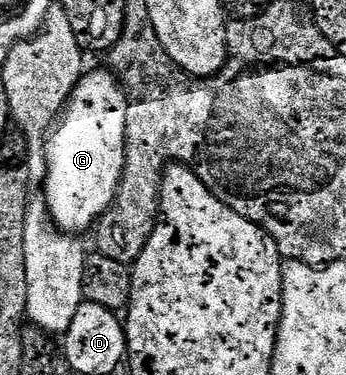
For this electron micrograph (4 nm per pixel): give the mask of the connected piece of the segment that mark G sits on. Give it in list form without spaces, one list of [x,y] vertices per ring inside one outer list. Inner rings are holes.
[[[109,69],[83,73],[82,79],[70,93],[70,101],[60,115],[60,121],[53,127],[46,147],[46,195],[44,201],[50,212],[50,220],[63,234],[81,235],[95,225],[114,202],[124,176],[125,130],[127,125],[128,104],[122,83]]]

